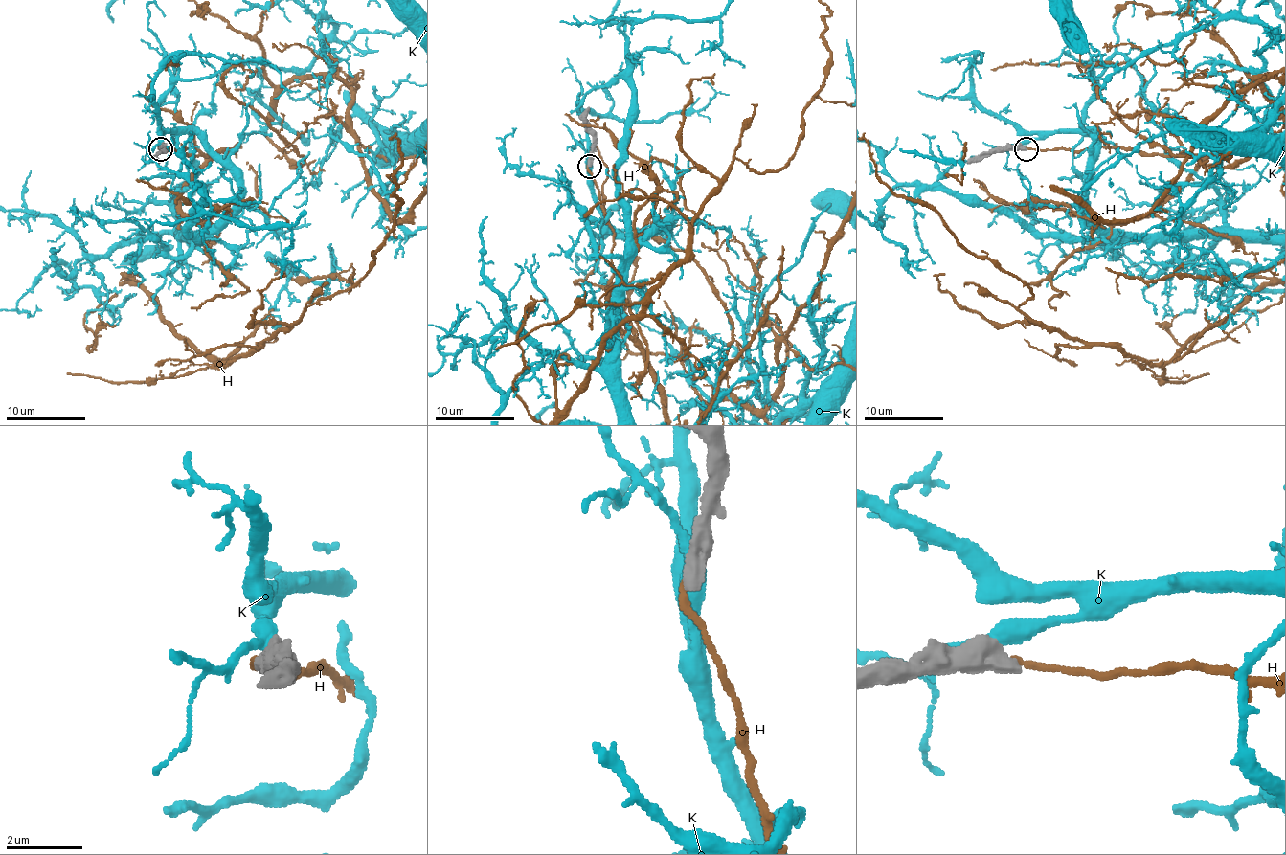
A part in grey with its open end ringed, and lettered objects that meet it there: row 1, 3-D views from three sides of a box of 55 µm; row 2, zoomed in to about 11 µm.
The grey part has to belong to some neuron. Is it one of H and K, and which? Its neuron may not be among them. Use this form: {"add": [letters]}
{"add": []}

